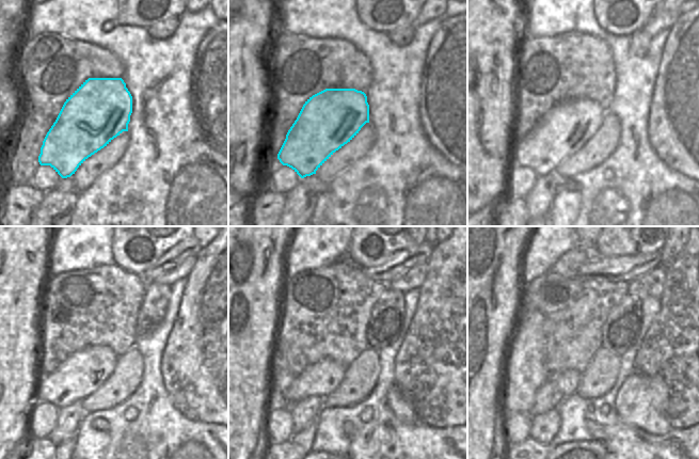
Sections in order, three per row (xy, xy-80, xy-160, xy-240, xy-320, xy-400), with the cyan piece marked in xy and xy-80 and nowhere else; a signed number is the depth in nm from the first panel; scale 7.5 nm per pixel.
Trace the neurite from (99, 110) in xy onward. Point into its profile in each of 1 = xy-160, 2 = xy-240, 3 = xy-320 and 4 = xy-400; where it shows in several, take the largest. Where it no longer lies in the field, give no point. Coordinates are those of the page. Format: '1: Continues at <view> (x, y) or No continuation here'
1: Continues at xy-160 (565, 129)
2: Continues at xy-240 (81, 374)
3: Continues at xy-320 (322, 378)
4: Continues at xy-400 (567, 381).

